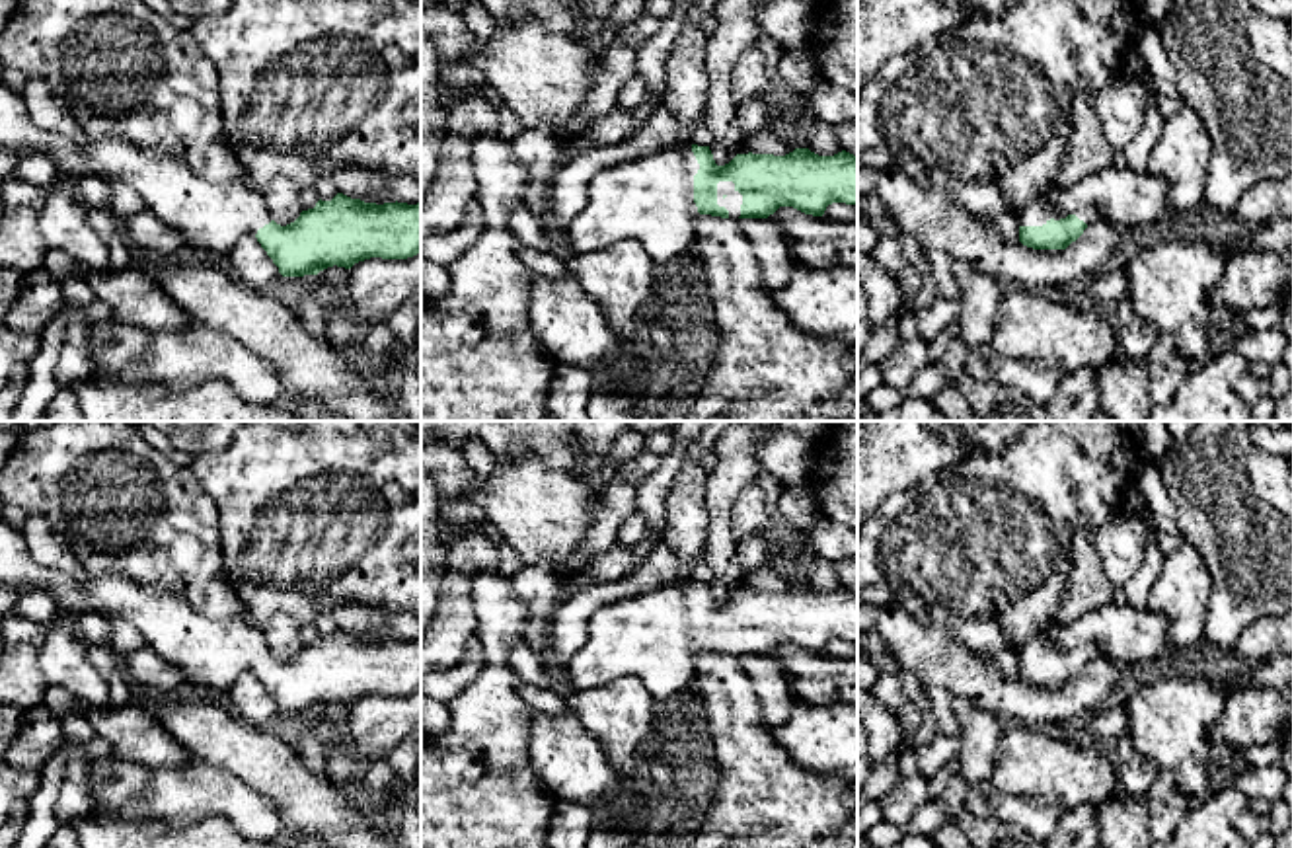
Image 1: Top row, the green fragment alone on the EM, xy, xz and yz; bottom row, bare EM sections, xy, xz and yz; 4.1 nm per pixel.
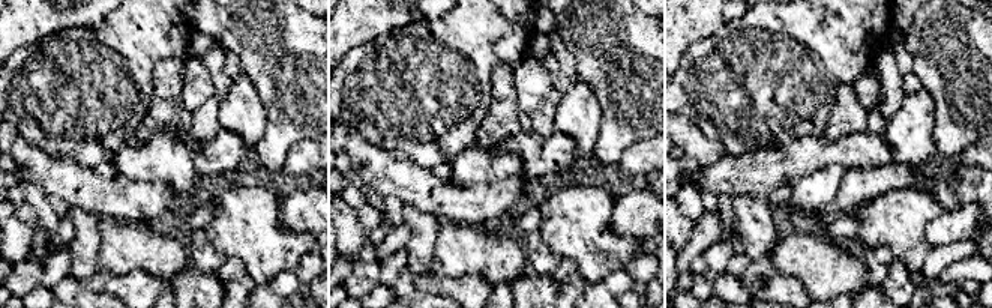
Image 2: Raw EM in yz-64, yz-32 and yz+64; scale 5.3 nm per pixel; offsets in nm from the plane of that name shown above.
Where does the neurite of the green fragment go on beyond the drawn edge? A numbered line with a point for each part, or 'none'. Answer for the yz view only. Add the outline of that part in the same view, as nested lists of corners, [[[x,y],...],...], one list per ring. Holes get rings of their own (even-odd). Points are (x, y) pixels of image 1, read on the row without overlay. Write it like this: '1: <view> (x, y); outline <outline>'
1: yz (1037, 648); outline [[[1043,632],[1033,634],[1017,647],[1019,663],[1043,663],[1050,655],[1060,657],[1068,651],[1060,649],[1052,639],[1048,639]]]

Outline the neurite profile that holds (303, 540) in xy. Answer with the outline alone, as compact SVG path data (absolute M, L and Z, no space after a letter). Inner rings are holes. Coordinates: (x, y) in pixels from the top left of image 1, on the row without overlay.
M269 421L244 425L228 448L199 454L191 462L199 485L214 499L220 513L220 542L226 550L230 585L246 602L246 620L265 628L277 614L288 614L300 626L316 622L337 606L380 608L421 614L421 421L304 421L300 429L281 429Z

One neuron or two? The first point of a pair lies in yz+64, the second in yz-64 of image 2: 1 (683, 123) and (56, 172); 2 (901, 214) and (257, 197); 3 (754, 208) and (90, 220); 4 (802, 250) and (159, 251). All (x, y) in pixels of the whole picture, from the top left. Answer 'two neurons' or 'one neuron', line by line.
1: one neuron
2: one neuron
3: one neuron
4: one neuron

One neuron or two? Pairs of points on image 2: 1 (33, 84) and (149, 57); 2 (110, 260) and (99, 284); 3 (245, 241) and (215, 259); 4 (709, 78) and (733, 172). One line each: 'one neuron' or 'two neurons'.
1: one neuron
2: two neurons
3: two neurons
4: two neurons

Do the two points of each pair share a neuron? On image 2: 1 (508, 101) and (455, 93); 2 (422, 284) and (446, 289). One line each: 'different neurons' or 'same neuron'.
1: different neurons
2: same neuron

